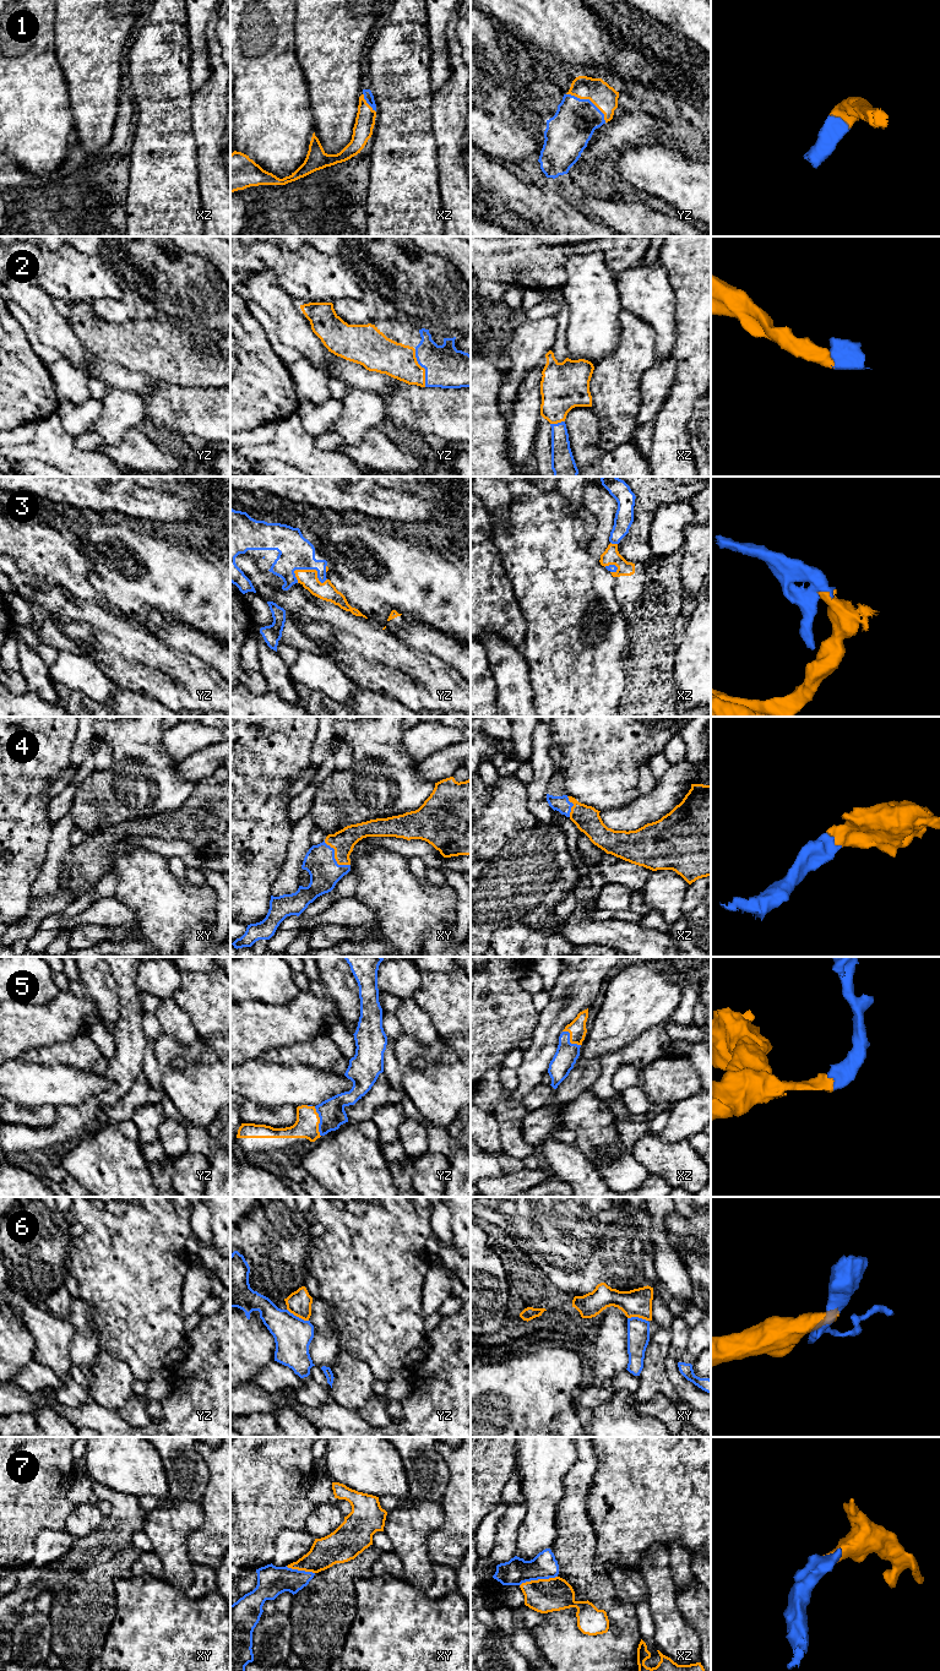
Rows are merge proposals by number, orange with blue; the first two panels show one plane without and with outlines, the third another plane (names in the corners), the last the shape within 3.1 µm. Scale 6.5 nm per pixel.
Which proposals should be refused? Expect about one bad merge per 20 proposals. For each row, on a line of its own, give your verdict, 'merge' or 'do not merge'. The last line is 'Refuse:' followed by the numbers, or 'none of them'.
1: merge
2: merge
3: merge
4: merge
5: merge
6: do not merge
7: merge
Refuse: 6

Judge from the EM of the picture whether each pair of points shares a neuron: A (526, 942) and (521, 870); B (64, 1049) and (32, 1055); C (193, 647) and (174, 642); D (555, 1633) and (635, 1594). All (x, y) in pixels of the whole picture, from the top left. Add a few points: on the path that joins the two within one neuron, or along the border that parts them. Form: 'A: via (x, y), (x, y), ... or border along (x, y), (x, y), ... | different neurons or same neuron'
A: border along (541, 925), (499, 925), (496, 927) | different neurons
B: via (56, 1054), (39, 1055) | same neuron
C: via (188, 642), (179, 642) | same neuron
D: border along (615, 1599), (635, 1606) | different neurons

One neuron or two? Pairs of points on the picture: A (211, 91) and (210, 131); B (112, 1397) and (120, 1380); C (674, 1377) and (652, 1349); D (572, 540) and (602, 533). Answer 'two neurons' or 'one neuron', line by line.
A: one neuron
B: one neuron
C: two neurons
D: two neurons

